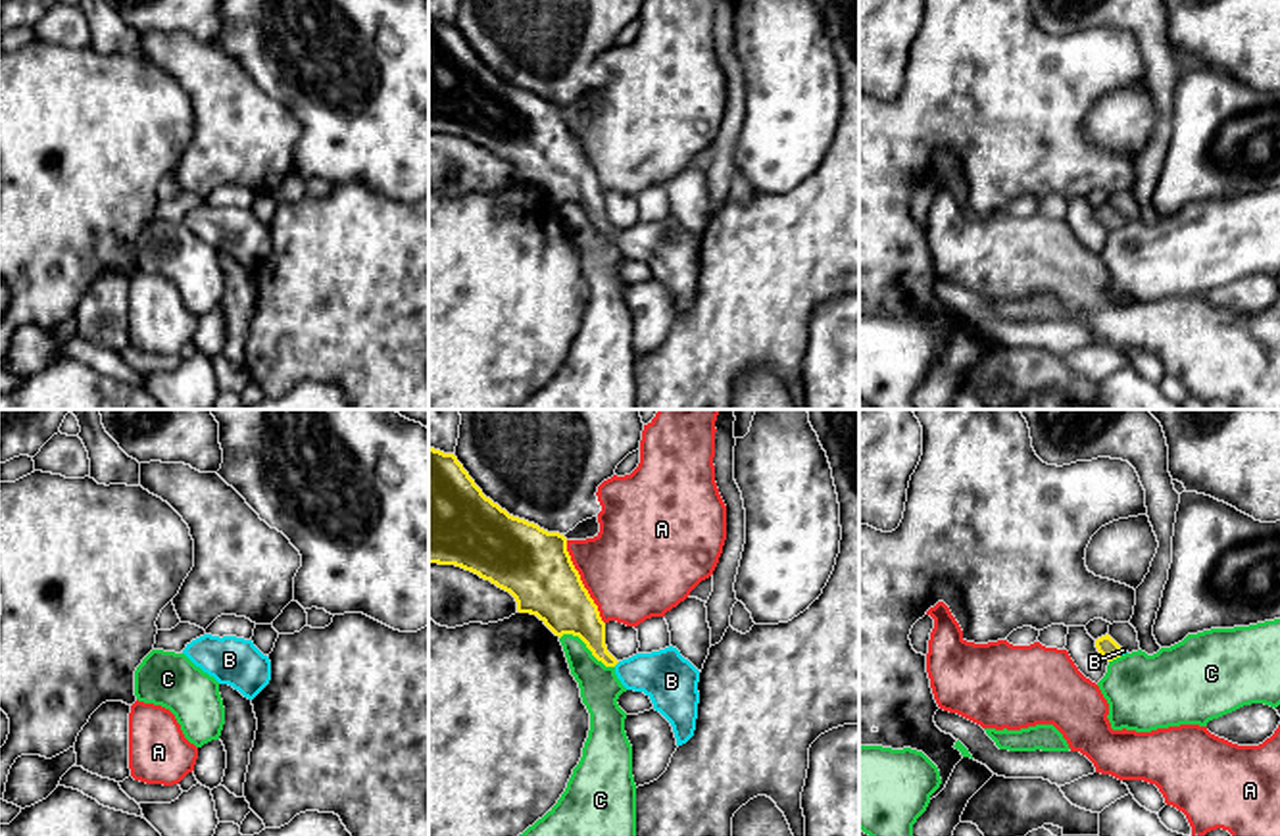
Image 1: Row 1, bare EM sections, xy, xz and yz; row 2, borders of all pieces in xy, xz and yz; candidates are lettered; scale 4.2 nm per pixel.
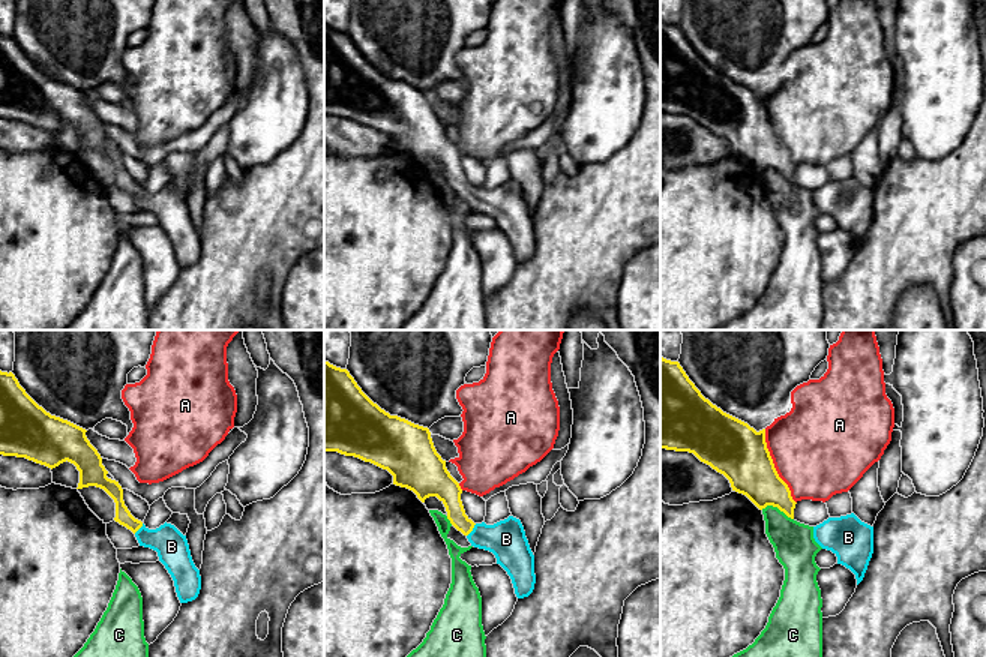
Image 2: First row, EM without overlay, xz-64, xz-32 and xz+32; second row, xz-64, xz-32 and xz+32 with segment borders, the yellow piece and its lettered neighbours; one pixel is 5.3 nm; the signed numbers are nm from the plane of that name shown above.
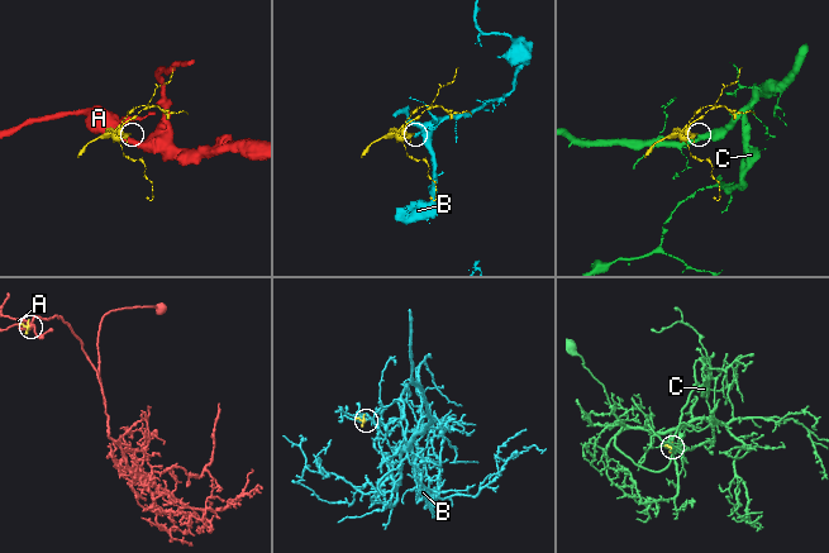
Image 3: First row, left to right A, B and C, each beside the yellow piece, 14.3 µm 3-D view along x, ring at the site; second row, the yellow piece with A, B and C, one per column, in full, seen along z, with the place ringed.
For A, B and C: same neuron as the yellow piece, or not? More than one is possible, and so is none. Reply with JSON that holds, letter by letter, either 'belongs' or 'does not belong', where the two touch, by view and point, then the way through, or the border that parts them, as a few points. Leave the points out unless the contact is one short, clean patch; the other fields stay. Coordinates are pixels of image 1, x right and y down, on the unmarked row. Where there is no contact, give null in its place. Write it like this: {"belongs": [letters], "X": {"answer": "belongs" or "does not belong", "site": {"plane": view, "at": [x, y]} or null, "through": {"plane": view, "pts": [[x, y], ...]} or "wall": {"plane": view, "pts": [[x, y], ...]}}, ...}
{"belongs": ["B"], "A": {"answer": "does not belong", "site": {"plane": "xz", "at": [581, 152]}}, "B": {"answer": "belongs", "site": {"plane": "xz", "at": [615, 233]}, "through": {"plane": "xz", "pts": [[579, 187], [615, 233], [671, 250]]}}, "C": {"answer": "does not belong", "site": {"plane": "xz", "at": [587, 216]}, "wall": {"plane": "xz", "pts": [[560, 206], [577, 206], [598, 229], [614, 237]]}}}

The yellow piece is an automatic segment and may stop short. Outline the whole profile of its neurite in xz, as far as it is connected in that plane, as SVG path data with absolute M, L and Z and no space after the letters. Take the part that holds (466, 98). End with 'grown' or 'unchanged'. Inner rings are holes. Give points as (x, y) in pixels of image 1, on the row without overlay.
M429 15L429 133L455 135L509 161L519 183L536 184L555 206L578 206L592 225L613 236L627 259L644 261L673 296L677 315L696 300L700 240L673 215L617 231L605 215L605 192L567 121L567 108L509 85L482 63L454 23Z; grown

